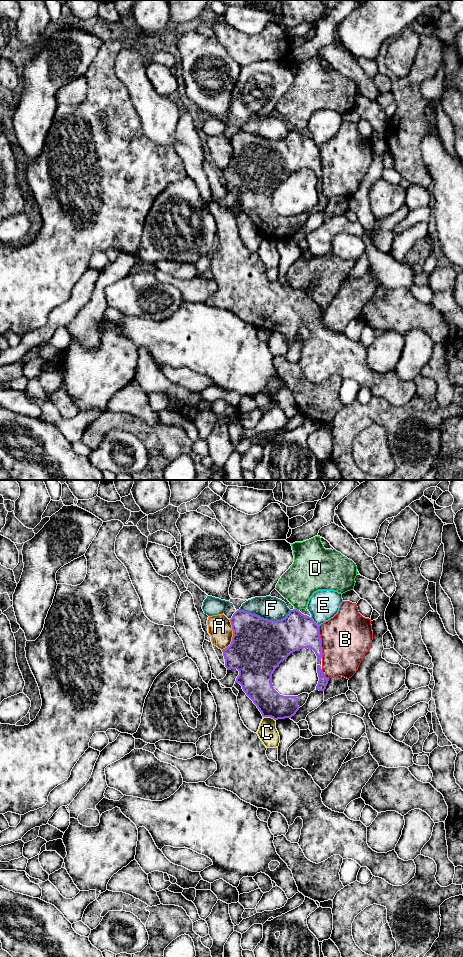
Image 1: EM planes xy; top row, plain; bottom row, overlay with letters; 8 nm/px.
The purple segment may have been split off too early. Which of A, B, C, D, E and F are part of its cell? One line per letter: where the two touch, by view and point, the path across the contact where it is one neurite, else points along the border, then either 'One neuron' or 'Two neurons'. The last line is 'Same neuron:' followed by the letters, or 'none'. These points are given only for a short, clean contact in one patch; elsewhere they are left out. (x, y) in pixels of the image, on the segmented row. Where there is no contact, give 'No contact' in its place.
A: Touches purple at xy (233, 635). Two neurons
B: Touches purple at xy (320, 642). Two neurons
C: Touches purple at xy (269, 716). Boundary: xy (263, 716), (269, 716), (275, 720). Two neurons
D: Touches purple at xy (296, 609). Two neurons
E: Touches purple at xy (314, 622). Two neurons
F: Touches purple at xy (265, 619). Two neurons
Same neuron: none

